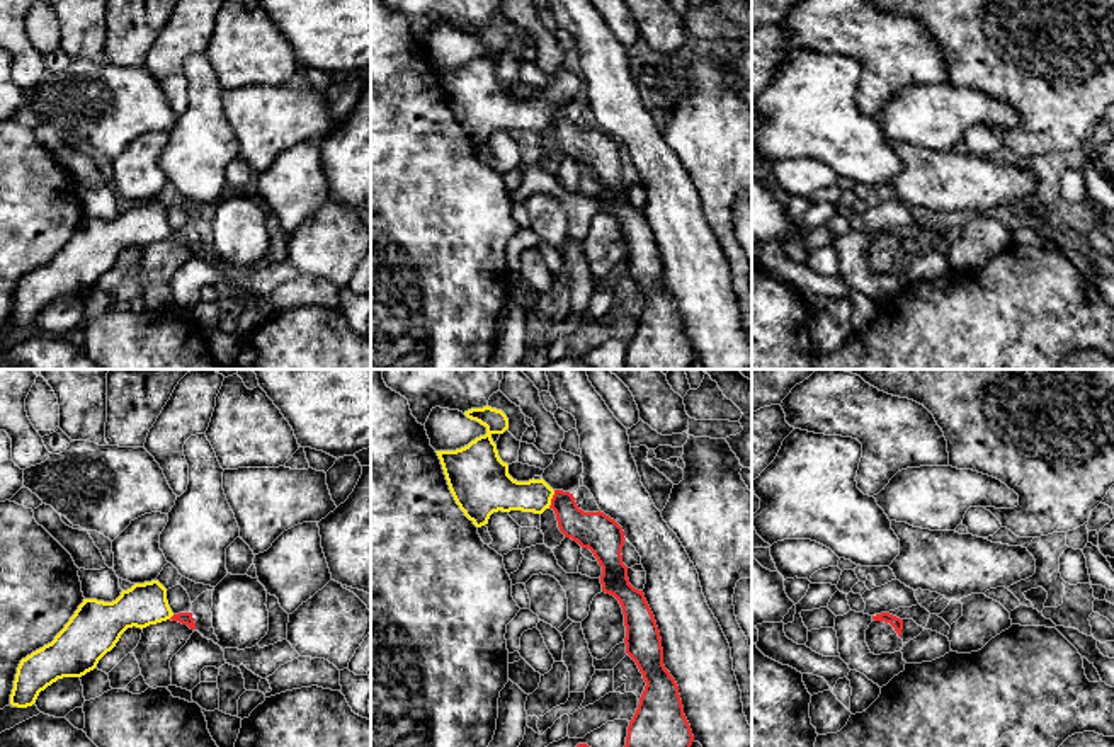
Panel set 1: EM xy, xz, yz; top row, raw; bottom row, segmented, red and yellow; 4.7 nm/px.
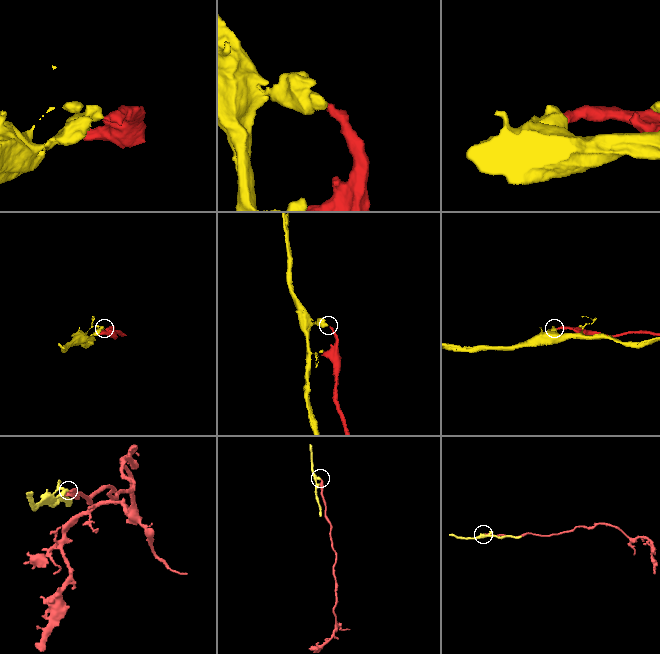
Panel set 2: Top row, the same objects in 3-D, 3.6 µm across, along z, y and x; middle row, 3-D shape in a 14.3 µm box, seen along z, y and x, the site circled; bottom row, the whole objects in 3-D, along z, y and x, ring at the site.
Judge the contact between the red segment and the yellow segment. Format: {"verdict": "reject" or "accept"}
{"verdict": "reject"}

